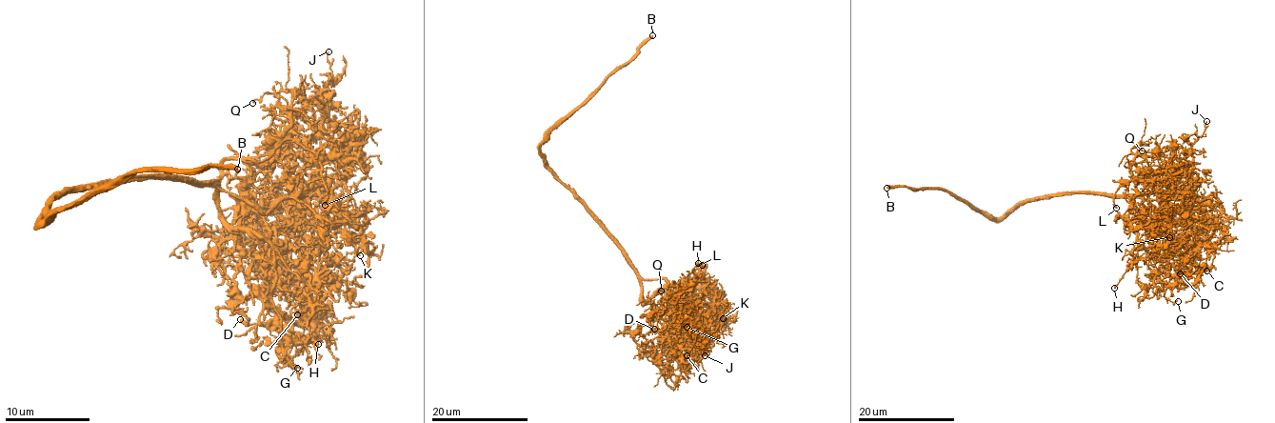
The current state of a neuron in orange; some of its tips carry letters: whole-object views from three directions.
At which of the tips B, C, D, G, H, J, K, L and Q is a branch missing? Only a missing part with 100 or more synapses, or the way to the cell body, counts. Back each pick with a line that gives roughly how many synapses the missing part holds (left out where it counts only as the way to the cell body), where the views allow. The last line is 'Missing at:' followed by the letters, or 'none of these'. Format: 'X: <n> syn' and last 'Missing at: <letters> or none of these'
Missing at: B

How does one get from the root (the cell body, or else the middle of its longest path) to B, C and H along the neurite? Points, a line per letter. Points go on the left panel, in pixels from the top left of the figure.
B: (144, 179), (109, 179), (64, 190), (40, 221), (133, 172), (237, 169)
C: (144, 179), (214, 183), (223, 221), (242, 247), (240, 271), (259, 285), (284, 268), (303, 295), (297, 314)
H: (144, 179), (214, 183), (223, 217), (265, 238), (303, 283), (311, 312), (308, 330), (318, 344)

